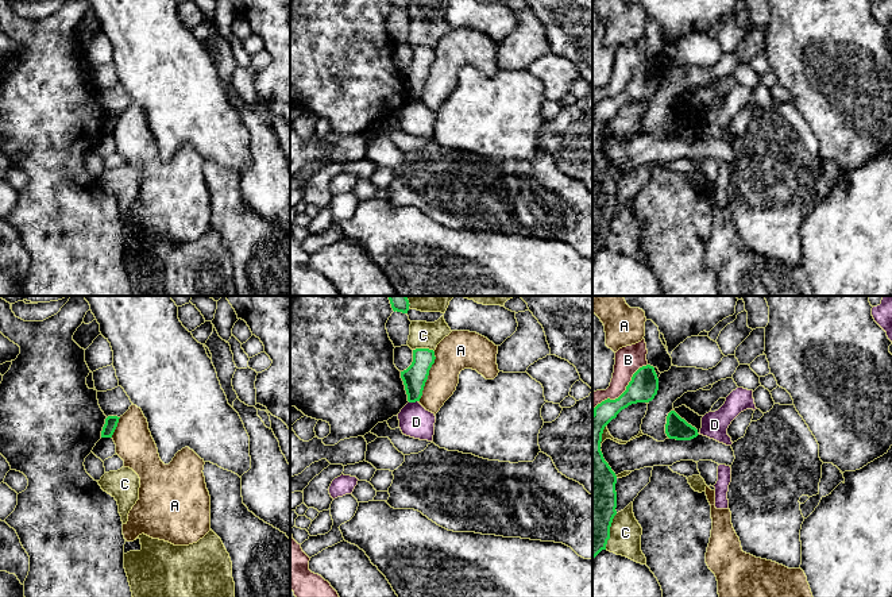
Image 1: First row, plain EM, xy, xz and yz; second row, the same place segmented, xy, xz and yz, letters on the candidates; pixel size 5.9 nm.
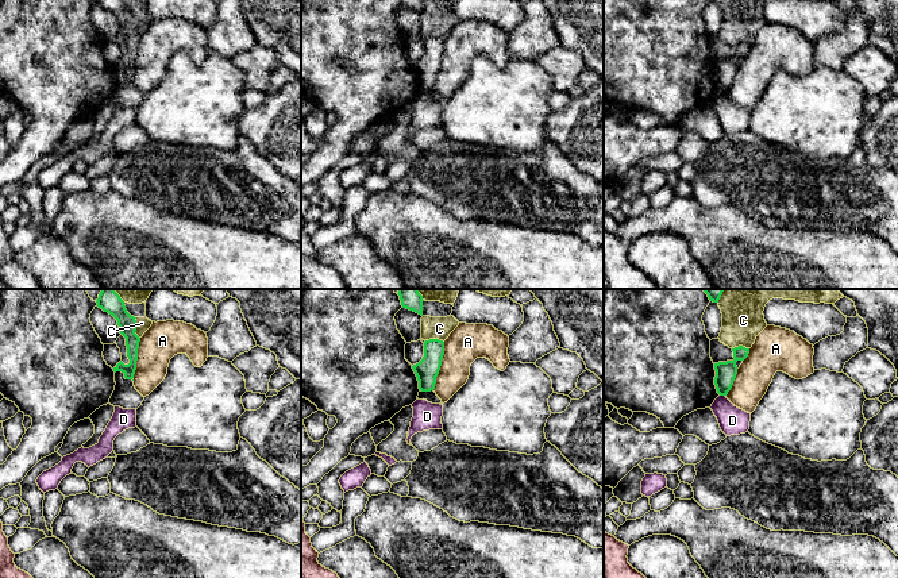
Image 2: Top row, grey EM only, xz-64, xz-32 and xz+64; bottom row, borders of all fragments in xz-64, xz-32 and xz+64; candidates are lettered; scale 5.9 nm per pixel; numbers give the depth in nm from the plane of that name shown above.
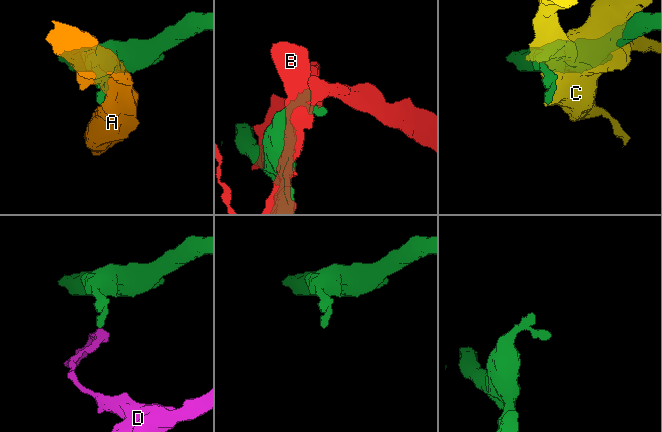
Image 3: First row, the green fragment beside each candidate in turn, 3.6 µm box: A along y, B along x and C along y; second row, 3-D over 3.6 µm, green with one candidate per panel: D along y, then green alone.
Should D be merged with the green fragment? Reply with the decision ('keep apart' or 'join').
keep apart

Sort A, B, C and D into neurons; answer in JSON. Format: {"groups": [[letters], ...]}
{"groups": [["A"], ["B"], ["C"], ["D"]]}

